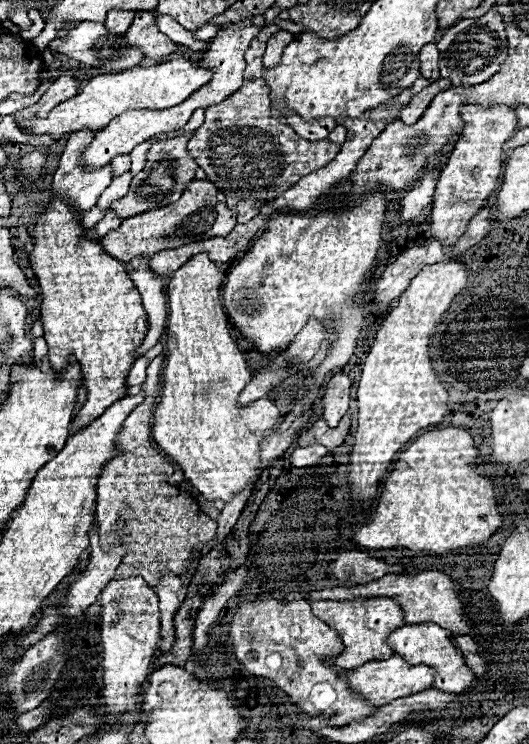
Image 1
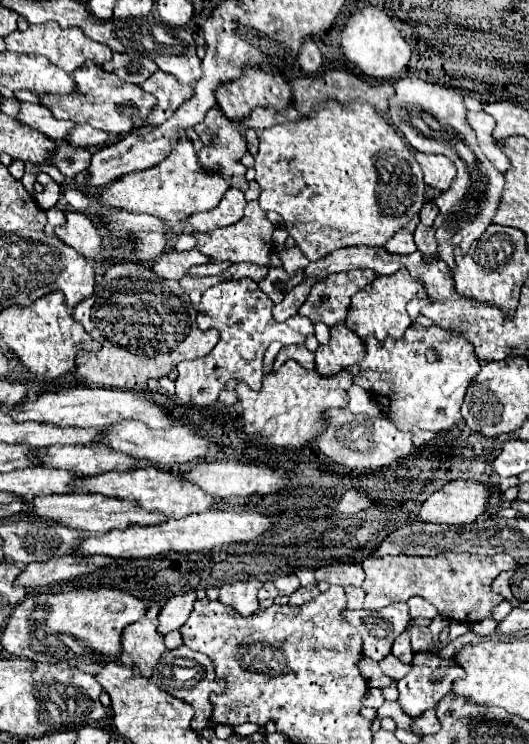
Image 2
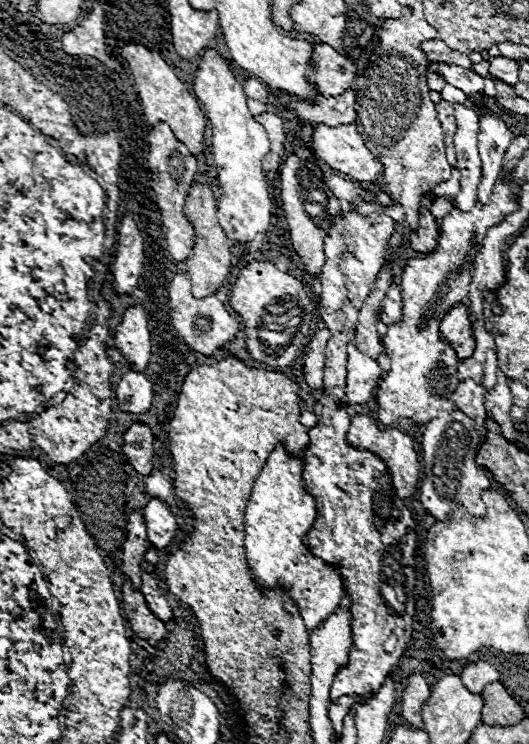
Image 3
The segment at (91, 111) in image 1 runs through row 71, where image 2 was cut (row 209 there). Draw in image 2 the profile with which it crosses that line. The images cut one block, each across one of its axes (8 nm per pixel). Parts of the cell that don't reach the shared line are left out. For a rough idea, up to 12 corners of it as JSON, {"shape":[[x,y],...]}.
{"shape":[[182,134],[160,164],[102,190],[104,206],[174,224],[230,184]]}

